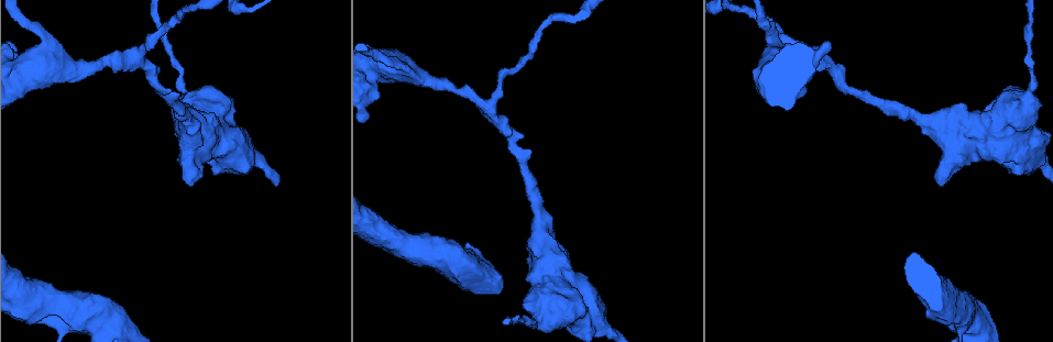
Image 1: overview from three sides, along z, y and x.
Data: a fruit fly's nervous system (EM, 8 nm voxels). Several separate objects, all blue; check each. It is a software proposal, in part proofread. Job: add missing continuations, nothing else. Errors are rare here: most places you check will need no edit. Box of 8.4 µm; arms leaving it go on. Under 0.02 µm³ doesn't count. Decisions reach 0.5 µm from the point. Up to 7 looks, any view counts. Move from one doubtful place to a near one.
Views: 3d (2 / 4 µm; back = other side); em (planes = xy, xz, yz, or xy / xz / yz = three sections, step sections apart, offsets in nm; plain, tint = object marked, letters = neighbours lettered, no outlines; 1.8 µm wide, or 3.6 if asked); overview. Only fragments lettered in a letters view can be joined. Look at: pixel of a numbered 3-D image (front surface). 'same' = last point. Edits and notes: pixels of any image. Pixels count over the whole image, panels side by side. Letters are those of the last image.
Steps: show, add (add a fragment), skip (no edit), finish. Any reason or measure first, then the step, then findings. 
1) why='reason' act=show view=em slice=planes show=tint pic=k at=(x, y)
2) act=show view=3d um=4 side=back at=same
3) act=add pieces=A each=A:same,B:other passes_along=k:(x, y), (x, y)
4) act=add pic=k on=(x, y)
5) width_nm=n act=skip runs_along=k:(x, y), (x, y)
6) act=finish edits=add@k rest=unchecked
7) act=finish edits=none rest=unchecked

act=show view=em slice=planes show=tint pic=1 at=(439, 83)

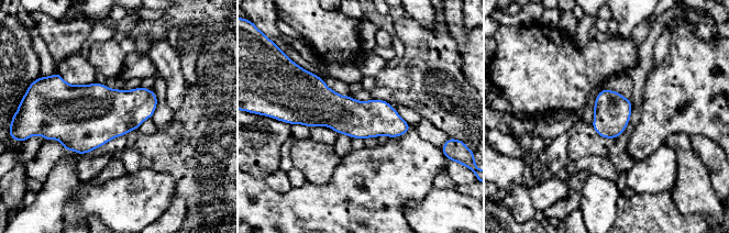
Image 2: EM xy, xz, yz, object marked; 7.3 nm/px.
act=show view=em slice=planes show=letters at=same

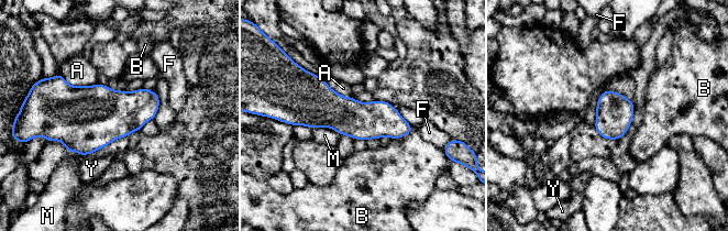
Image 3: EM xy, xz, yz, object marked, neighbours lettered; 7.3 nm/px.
act=skip each=A:other,B:other,F:other,M:other,Y:other runs_along=3:(297, 110), (333, 110), (409, 128) found='no lettered fragment goes on from it'

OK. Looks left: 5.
why='thick end' act=show view=3d um=4 pic=1 at=(528, 276)

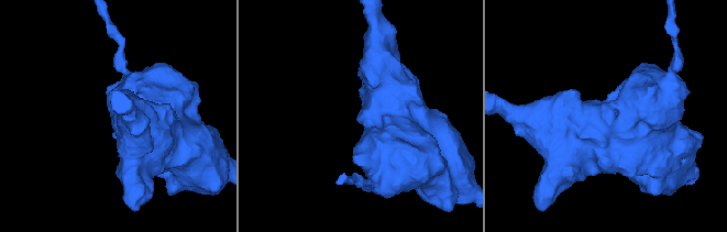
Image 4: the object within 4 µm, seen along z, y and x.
why='now the EM' act=show view=em um=3.6 slice=planes show=letters pic=4 at=(610, 106)

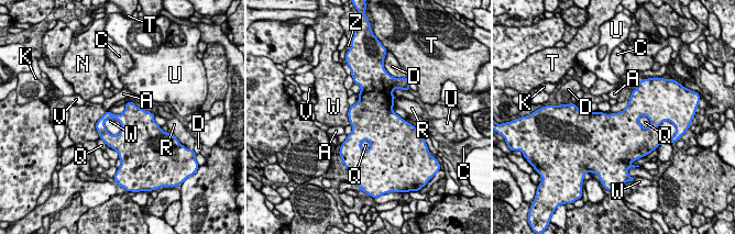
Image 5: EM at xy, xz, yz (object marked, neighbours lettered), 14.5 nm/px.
width_nm=380 longest_contact=W:300nm act=skip each=A:other,C:other,D:other,K:other,N:other,Q:other,R:other,T:other,U:other,V:other,W:other,Z:other found='no lettered fragment goes on from it'

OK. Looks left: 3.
why='stops while still wide' act=show view=em slice=planes show=tint pic=1 at=(938, 184)

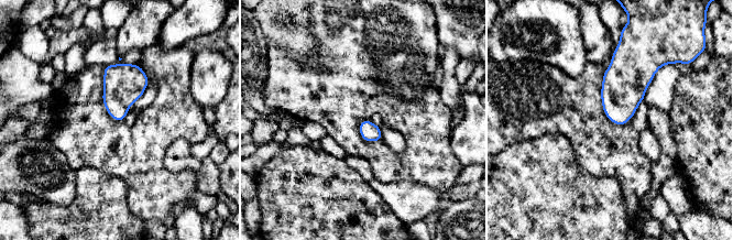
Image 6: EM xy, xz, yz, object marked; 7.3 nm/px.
act=show view=em slice=planes show=letters at=same

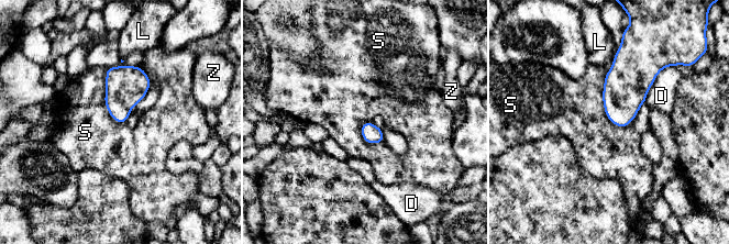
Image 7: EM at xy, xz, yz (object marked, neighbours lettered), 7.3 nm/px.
act=skip each=D:other,L:other,S:other,Z:other border=7:(607, 70), (603, 110), (626, 128) found='none of them fits'

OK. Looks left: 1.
act=finish edits=none rest=unchecked

